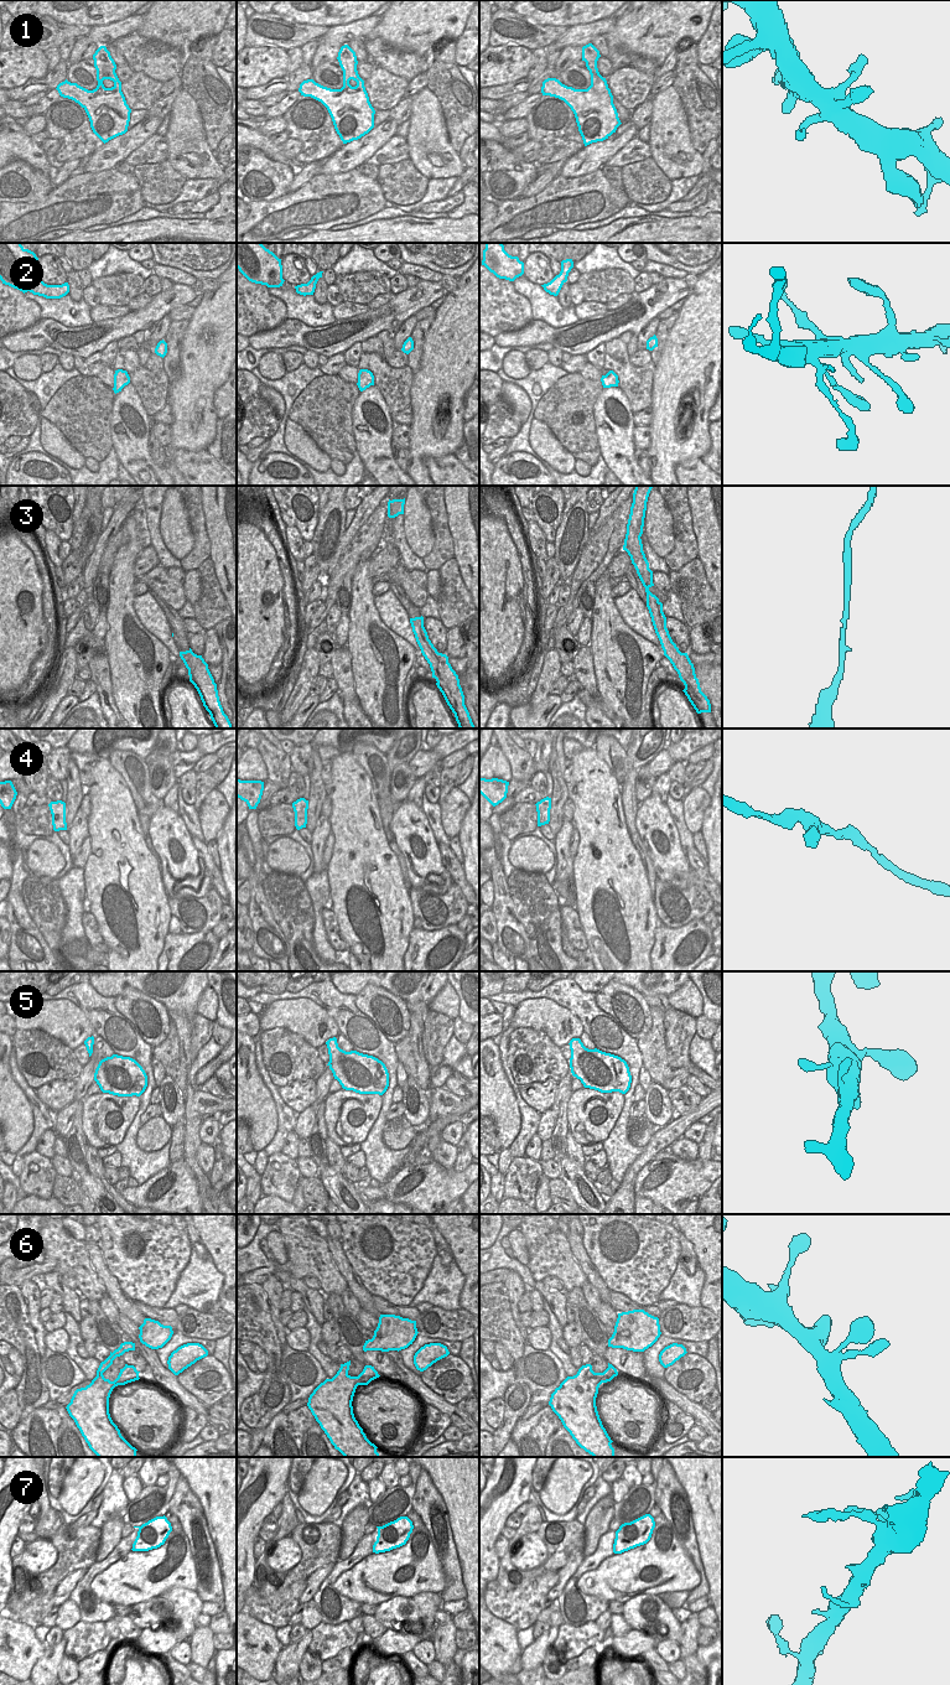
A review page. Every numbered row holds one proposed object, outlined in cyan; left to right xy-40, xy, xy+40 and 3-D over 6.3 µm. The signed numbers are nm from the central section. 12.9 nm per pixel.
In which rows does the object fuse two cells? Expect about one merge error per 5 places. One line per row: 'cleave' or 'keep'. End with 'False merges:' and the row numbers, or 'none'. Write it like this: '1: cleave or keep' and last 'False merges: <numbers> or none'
1: keep
2: cleave
3: keep
4: keep
5: keep
6: keep
7: keep
False merges: 2

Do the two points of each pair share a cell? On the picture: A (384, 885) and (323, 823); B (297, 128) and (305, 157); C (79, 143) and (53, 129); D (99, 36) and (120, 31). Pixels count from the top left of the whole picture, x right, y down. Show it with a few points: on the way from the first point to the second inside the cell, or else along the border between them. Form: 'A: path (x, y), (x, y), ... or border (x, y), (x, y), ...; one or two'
A: border (328, 819), (331, 830); two
B: path (305, 135), (306, 150); one
C: path (73, 136), (66, 130), (60, 129); one
D: path (104, 34), (115, 31); one

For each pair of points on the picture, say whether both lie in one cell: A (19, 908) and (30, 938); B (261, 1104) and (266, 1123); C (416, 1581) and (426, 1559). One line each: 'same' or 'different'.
A: same
B: same
C: same

